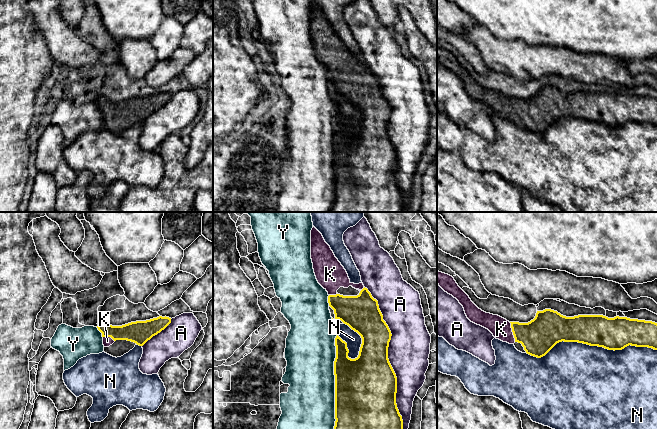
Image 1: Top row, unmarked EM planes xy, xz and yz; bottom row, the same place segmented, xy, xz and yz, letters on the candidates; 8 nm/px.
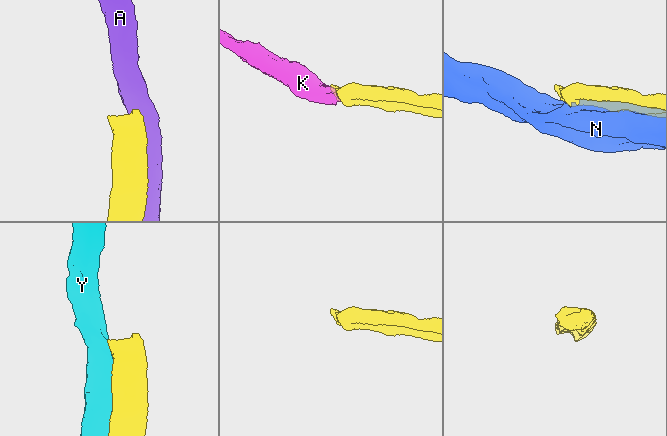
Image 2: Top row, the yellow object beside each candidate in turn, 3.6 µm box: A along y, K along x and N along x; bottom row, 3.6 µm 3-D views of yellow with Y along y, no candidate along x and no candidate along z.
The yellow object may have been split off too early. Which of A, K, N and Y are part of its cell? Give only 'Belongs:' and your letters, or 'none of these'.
Belongs: K

